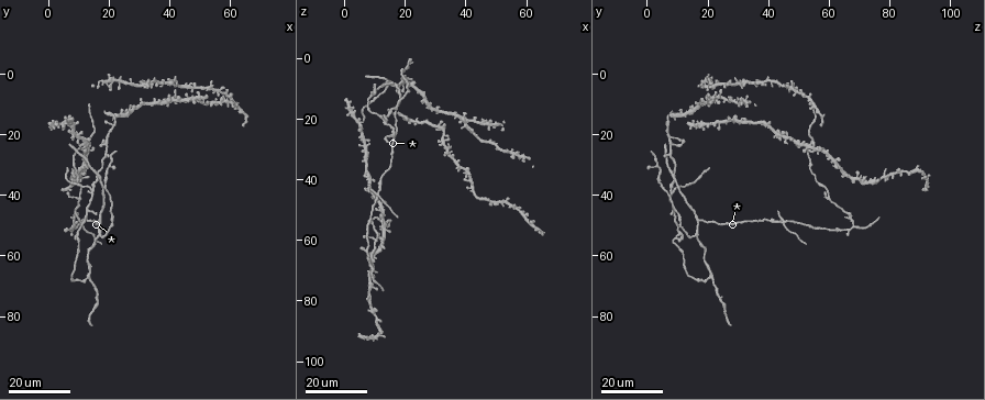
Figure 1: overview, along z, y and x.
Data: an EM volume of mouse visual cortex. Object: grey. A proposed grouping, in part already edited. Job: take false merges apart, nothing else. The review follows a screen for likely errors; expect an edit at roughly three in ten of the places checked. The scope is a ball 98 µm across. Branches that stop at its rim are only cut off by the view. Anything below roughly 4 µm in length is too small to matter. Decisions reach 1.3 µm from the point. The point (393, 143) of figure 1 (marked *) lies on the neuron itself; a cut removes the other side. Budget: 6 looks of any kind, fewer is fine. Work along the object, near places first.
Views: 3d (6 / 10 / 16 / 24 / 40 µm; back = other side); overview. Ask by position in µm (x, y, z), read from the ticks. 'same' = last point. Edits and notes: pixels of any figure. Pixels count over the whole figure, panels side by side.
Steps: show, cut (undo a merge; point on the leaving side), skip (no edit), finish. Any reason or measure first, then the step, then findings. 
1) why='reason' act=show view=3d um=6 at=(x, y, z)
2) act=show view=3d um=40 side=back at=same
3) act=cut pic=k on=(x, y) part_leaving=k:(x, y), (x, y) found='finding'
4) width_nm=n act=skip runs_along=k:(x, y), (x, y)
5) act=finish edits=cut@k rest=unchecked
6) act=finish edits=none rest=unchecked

act=show view=3d um=16 at=(13, 24, 55)

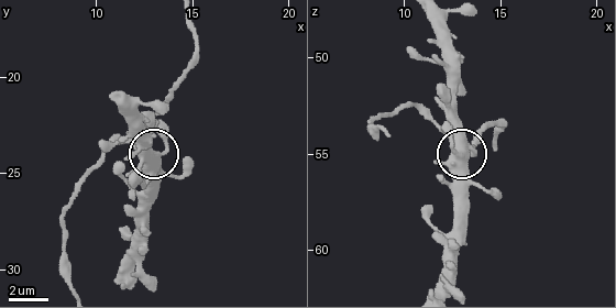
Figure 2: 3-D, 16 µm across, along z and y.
act=show view=3d um=10 at=(13.4, 24.1, 54.7)

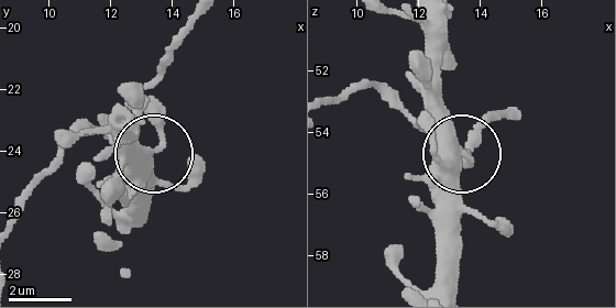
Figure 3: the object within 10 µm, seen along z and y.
act=skip found='one neuron here'

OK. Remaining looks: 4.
why='four-way junction' act=show view=3d um=16 at=(11, 49, 45)

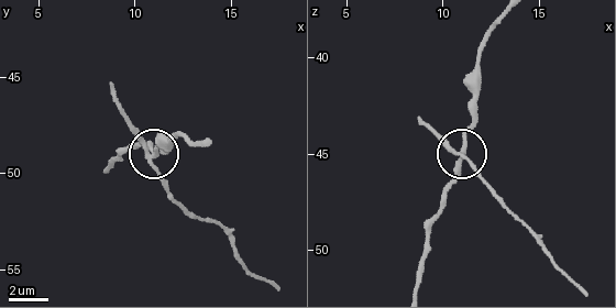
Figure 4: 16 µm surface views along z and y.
act=show view=3d um=6 at=(10.8, 49.6, 45.1)

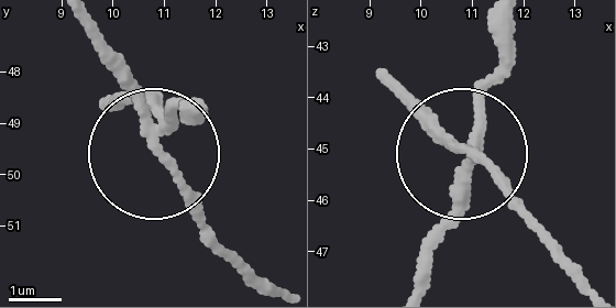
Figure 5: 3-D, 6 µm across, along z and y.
width_nm=190 act=cut pic=5 on=(194, 199) part_leaving=5:(151, 142), (217, 242), (270, 286) found='a second neuron is stuck on'

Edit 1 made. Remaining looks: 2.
act=finish edits=cut@5 rest=unchecked

